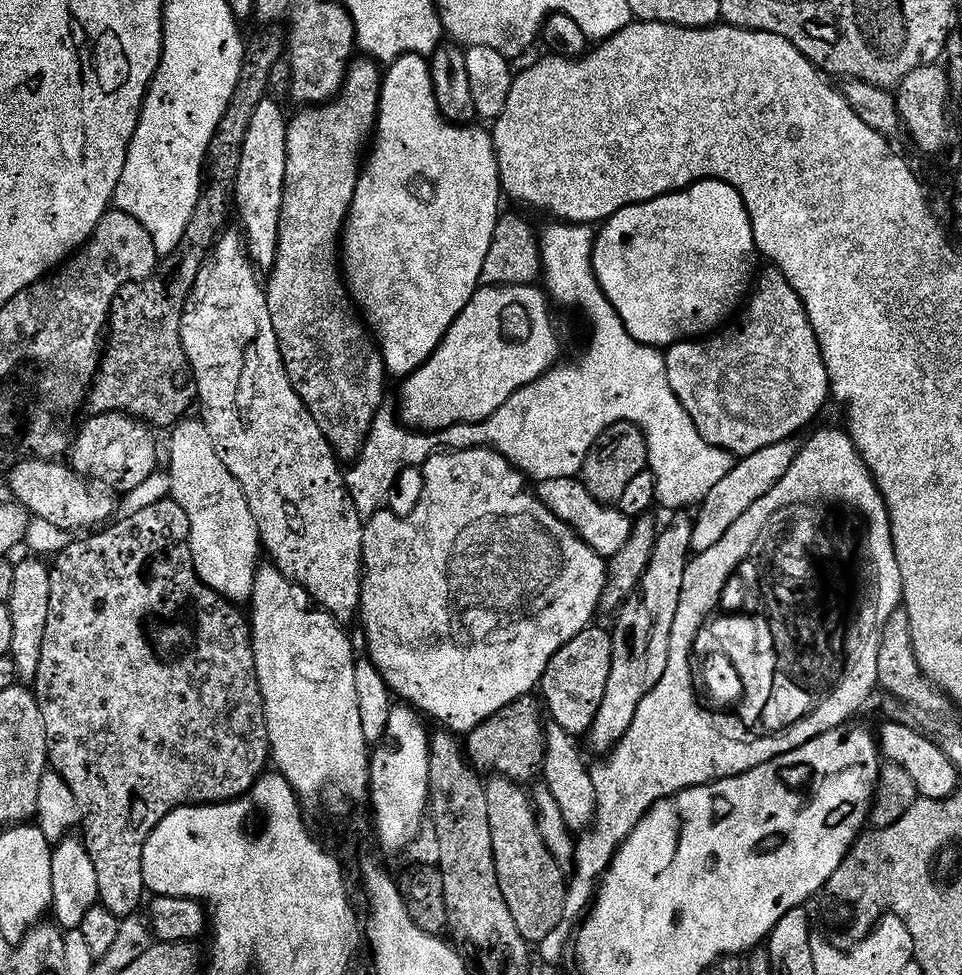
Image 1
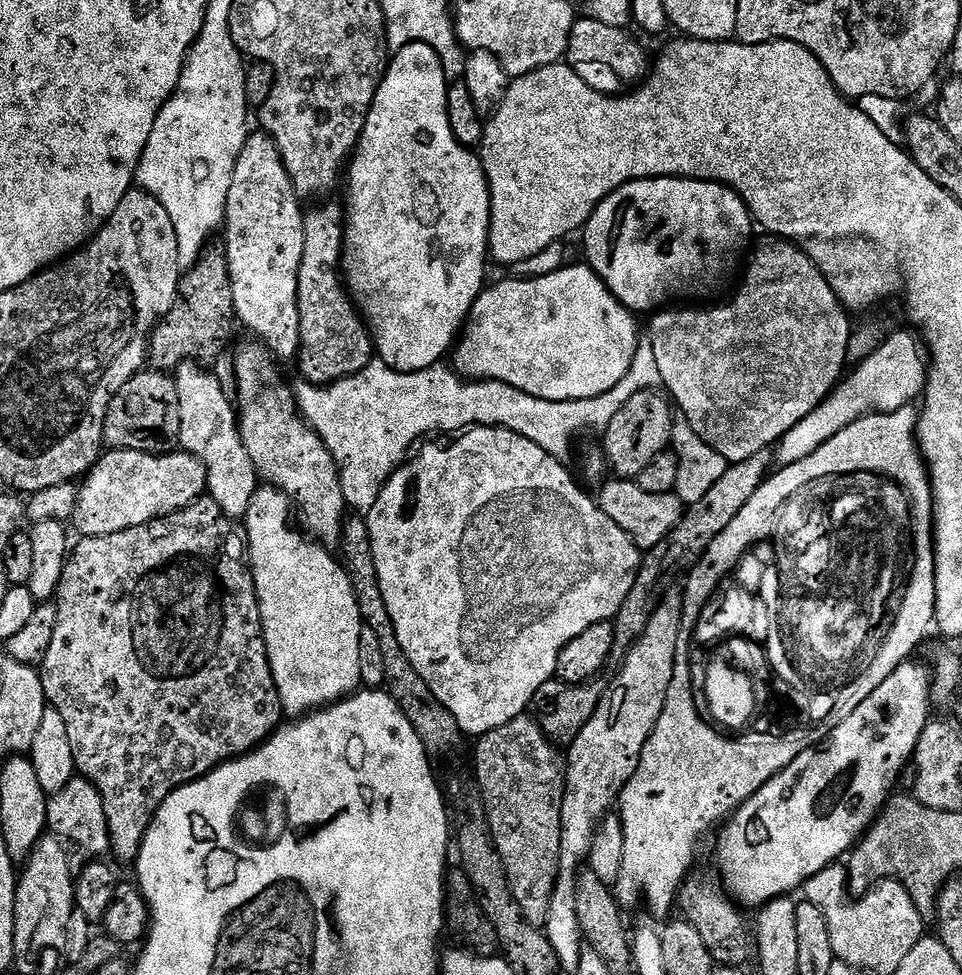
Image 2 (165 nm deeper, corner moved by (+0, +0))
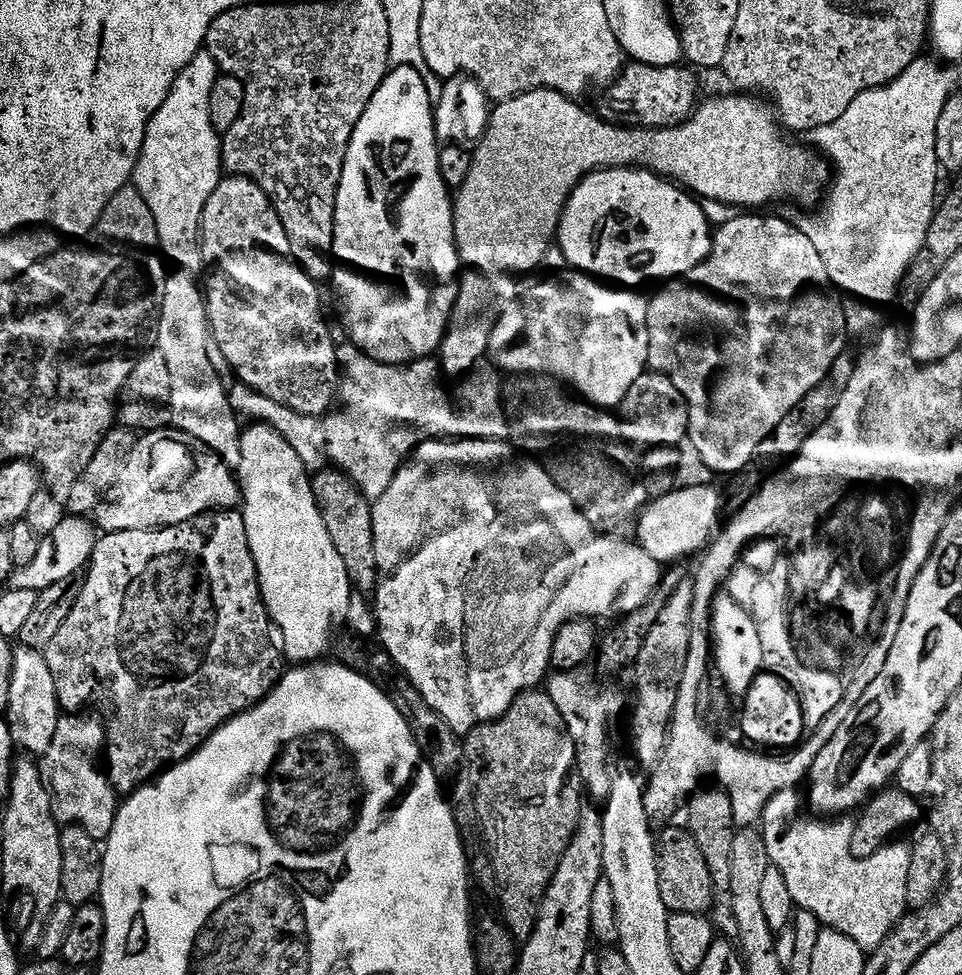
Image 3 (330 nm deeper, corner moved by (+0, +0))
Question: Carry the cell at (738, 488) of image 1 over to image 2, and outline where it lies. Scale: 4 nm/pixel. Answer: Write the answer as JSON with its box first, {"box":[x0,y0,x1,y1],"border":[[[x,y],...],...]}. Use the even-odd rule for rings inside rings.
{"box":[775,332,926,466],"border":[[[906,332],[893,333],[878,350],[874,350],[874,354],[870,354],[870,358],[859,361],[853,367],[856,369],[852,373],[849,371],[828,393],[828,397],[775,445],[775,463],[783,466],[802,462],[802,458],[814,454],[818,446],[830,442],[838,430],[846,430],[846,426],[858,422],[863,416],[887,414],[909,407],[913,403],[911,400],[921,395],[926,379],[926,360],[919,356],[917,337],[913,336]]]}

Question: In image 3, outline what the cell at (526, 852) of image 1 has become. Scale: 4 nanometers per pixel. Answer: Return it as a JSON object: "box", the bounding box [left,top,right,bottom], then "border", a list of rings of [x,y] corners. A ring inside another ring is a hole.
{"box":[462,690,582,942],"border":[[[544,690],[524,692],[510,706],[510,710],[506,710],[506,714],[469,730],[462,743],[463,765],[472,787],[474,820],[478,828],[480,824],[486,852],[492,855],[492,876],[496,879],[496,896],[500,899],[499,915],[508,933],[518,942],[523,942],[530,938],[534,930],[542,898],[580,821],[582,788],[574,775],[576,743],[566,730],[566,722],[558,706],[554,706]]]}

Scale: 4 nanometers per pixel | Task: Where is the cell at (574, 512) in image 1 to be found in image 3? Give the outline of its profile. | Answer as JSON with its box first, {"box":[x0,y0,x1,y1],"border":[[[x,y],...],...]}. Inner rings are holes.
{"box":[634,486,721,566],"border":[[[712,486],[677,487],[665,496],[655,497],[645,504],[644,509],[638,514],[634,524],[635,543],[639,544],[642,550],[646,550],[646,554],[650,554],[650,558],[657,560],[661,566],[675,565],[683,556],[692,556],[695,552],[703,553],[721,527],[720,496],[714,489]]]}

